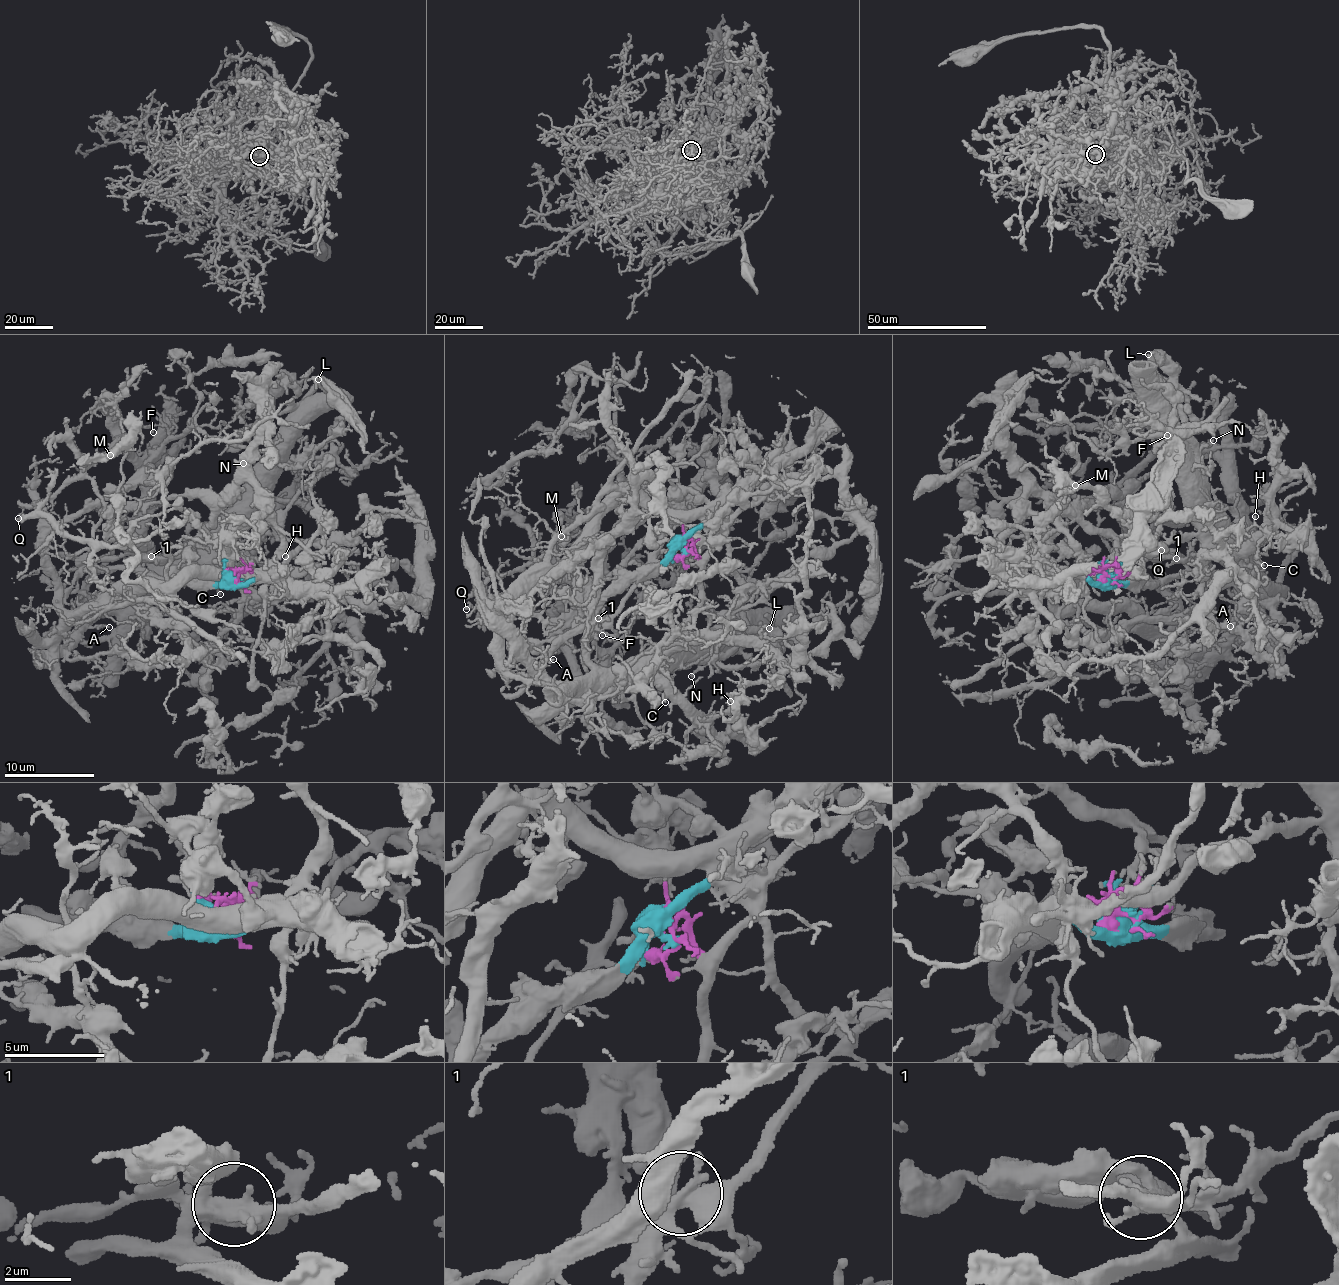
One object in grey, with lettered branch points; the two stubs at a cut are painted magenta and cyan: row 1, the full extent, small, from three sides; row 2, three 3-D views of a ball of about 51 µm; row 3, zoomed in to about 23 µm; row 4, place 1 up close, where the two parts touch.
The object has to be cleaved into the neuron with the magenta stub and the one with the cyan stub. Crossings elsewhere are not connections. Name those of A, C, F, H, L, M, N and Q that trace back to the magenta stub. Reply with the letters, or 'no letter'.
A, C, F, H, L, N

